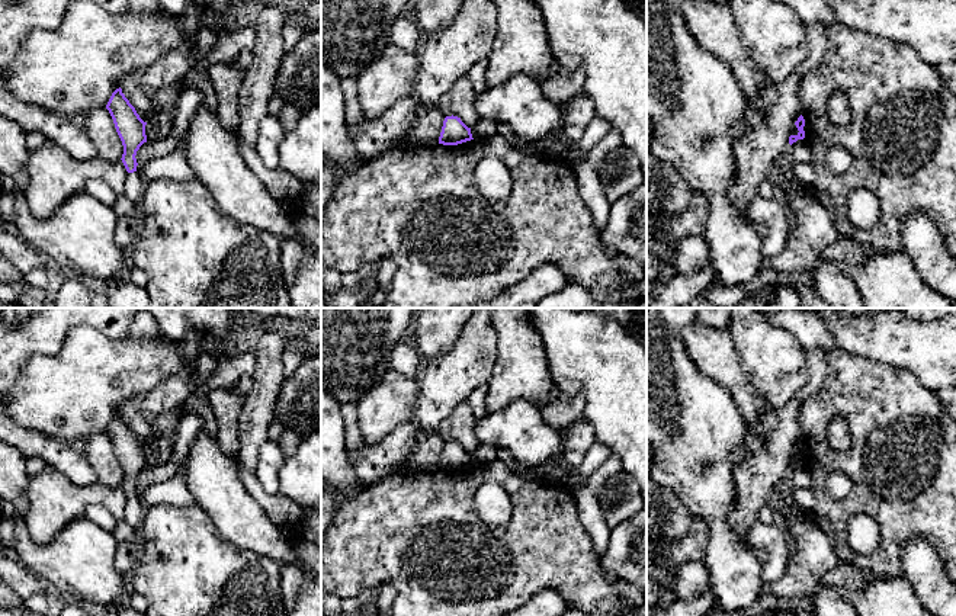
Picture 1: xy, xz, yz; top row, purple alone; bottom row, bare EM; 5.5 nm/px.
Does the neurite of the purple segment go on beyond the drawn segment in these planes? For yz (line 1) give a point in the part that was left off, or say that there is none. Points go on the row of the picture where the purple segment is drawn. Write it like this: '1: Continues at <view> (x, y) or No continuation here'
1: No continuation here

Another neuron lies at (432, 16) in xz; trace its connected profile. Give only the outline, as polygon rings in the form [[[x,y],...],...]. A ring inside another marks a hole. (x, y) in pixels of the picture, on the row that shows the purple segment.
[[[416,0],[414,22],[426,33],[443,31],[458,15],[463,0]]]

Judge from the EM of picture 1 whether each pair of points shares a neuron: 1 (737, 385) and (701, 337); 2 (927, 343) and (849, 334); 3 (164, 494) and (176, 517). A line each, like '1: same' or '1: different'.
1: same
2: same
3: different

